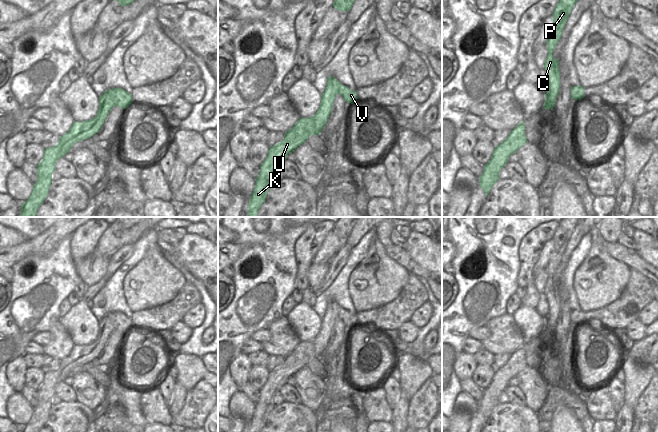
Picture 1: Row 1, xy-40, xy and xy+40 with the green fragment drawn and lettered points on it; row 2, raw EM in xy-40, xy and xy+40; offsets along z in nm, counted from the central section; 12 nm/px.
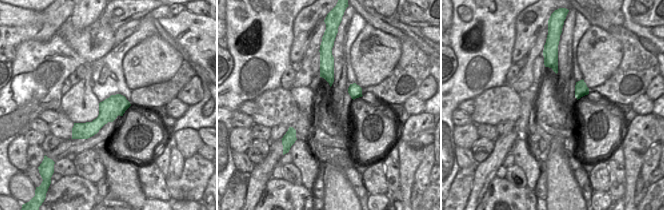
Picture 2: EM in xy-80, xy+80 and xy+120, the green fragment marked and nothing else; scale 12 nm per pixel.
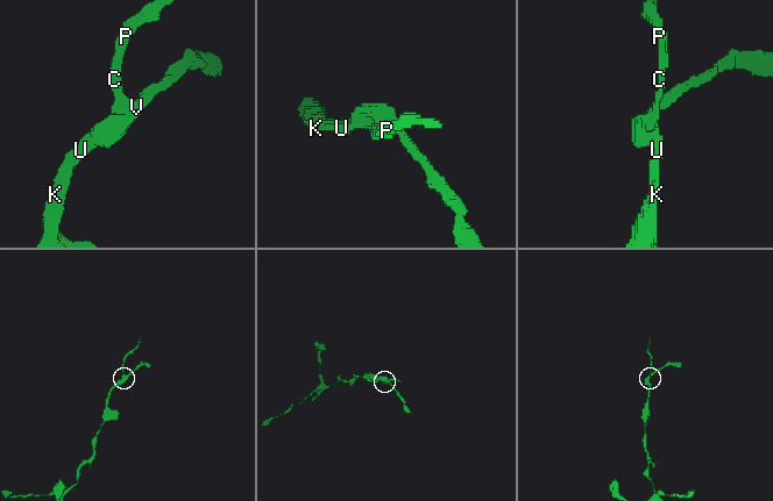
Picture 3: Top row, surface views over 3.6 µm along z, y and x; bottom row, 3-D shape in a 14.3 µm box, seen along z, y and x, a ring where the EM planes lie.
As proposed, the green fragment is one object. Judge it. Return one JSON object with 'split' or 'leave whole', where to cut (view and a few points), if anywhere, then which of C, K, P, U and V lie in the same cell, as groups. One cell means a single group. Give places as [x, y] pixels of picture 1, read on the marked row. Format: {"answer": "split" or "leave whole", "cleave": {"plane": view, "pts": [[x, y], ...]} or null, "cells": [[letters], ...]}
{"answer": "split", "cleave": {"plane": "xy-40", "pts": [[115, 89], [99, 120], [79, 127], [79, 139]]}, "cells": [["C", "K", "P", "U"], ["V"]]}

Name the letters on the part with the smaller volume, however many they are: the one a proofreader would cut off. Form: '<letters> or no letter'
V

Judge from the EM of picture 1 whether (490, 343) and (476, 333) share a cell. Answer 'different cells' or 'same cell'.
different cells

